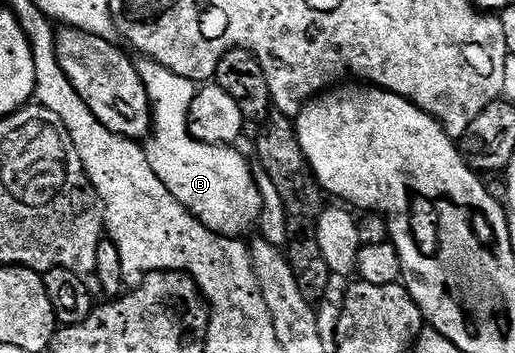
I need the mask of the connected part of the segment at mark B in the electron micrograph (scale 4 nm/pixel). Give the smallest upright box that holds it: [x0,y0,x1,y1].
[138,59,263,238]

